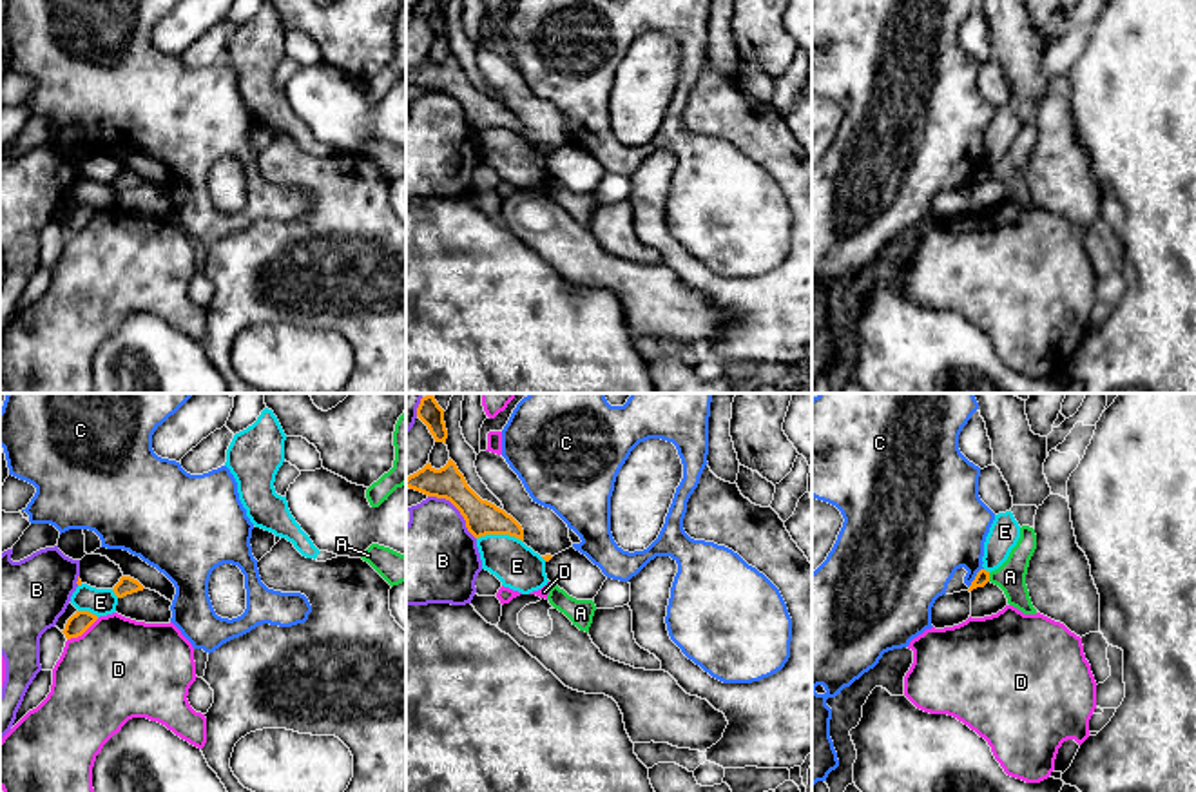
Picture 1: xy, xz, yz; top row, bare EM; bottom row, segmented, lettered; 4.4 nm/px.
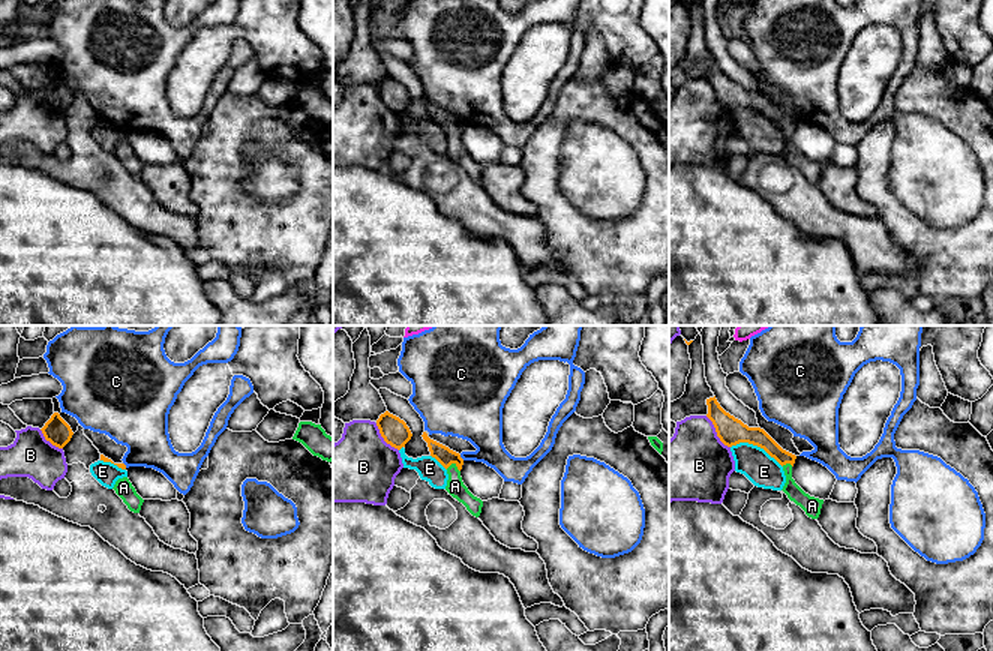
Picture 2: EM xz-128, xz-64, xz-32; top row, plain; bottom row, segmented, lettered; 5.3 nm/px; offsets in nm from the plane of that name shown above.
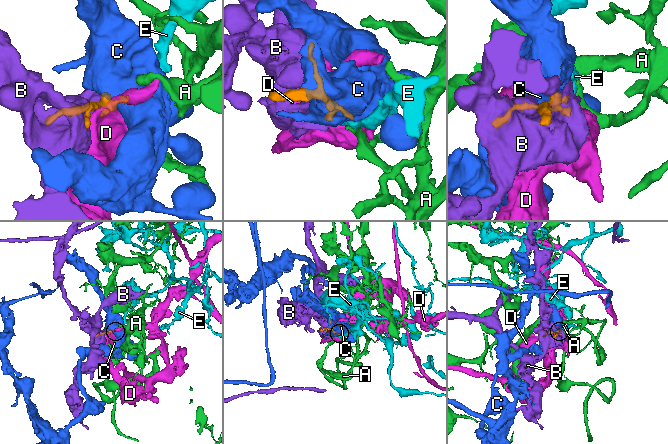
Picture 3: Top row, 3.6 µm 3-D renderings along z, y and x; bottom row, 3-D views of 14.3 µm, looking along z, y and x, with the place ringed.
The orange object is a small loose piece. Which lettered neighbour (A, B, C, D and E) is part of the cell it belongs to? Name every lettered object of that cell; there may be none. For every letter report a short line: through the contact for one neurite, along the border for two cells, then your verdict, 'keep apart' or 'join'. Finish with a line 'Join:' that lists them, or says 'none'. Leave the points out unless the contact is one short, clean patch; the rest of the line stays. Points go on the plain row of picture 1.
A: line yz (983, 171), (988, 171), (1010, 171); join
B: keep apart
C: line yz (983, 162), (968, 180); keep apart
D: line xy (98, 212), (80, 229), (67, 234); keep apart
E: line xz (477, 131), (513, 129), (522, 136); keep apart
Join: A

